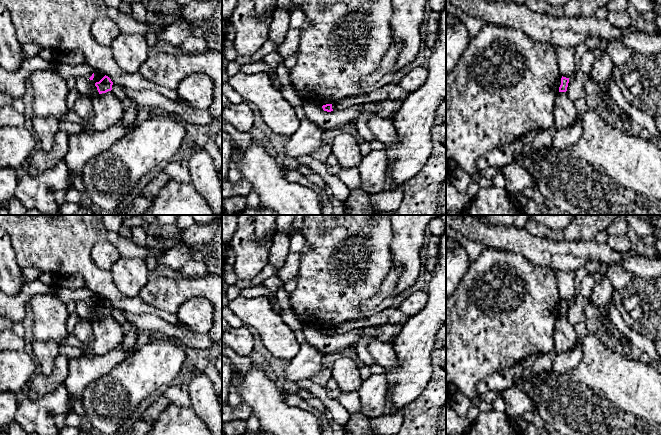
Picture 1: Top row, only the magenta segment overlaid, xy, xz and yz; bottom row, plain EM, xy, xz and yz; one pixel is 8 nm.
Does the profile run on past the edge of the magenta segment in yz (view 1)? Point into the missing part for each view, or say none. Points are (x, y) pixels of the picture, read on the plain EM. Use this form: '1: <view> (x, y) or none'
1: none

